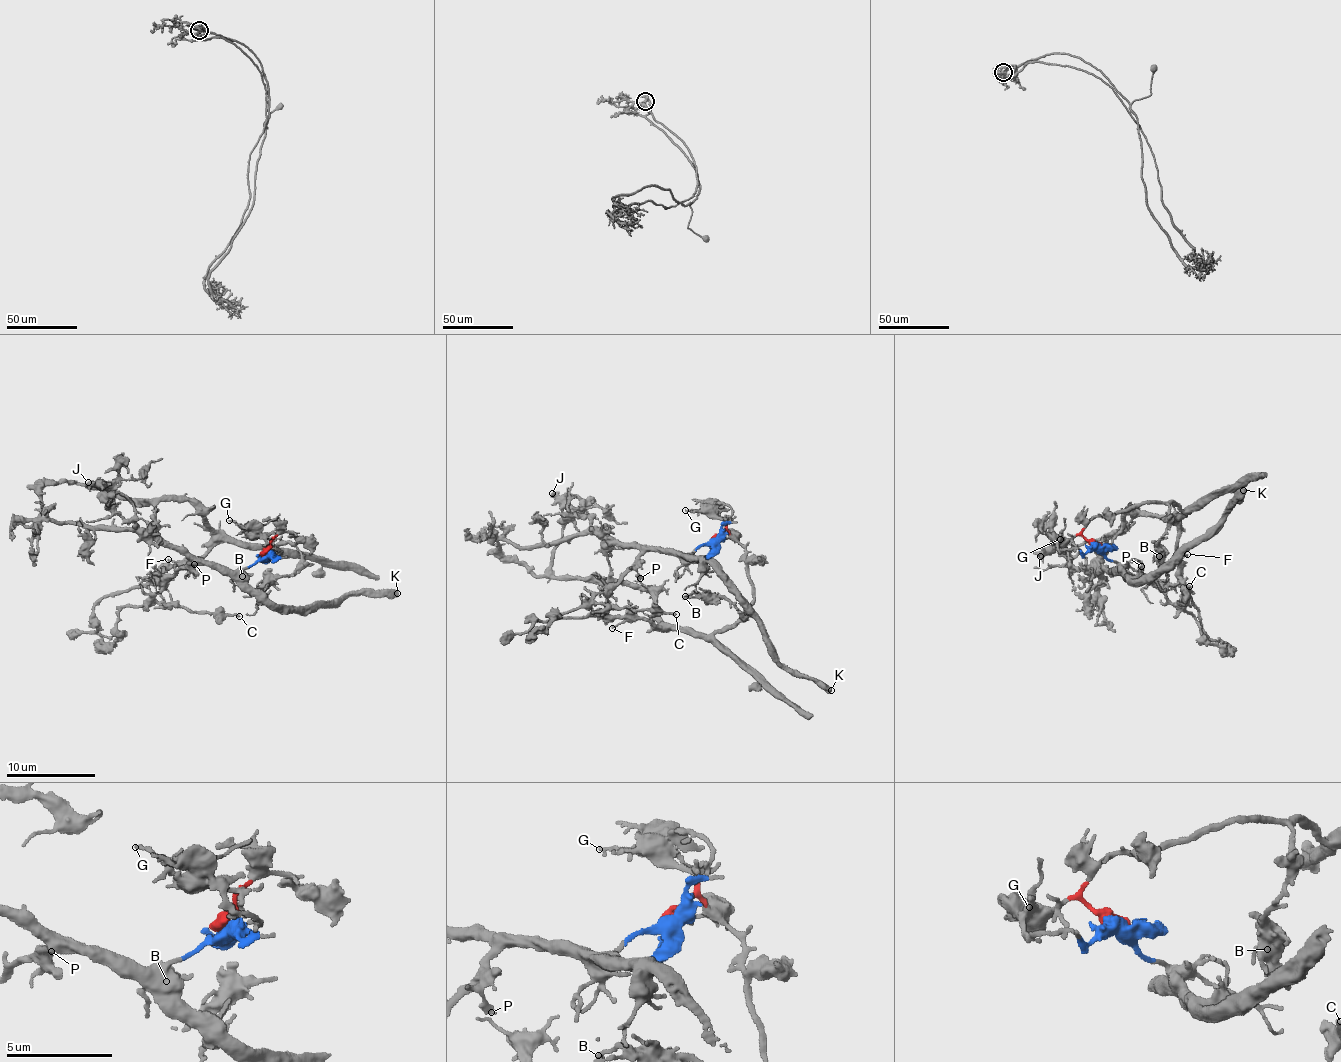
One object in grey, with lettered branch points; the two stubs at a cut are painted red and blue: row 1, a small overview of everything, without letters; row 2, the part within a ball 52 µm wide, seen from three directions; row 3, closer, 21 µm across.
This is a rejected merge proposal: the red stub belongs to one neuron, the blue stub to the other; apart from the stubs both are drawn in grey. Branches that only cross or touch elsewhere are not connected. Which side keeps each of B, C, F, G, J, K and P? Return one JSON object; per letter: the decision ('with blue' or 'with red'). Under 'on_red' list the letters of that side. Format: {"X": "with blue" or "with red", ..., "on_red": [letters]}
{"B": "with red", "C": "with blue", "F": "with red", "G": "with red", "J": "with blue", "K": "with blue", "P": "with blue", "on_red": ["B", "F", "G"]}

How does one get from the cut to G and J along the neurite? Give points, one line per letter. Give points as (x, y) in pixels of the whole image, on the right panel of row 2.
G: (1098, 545), (1074, 535), (1068, 544), (1059, 539)
J: (1098, 545), (1118, 565), (1118, 572), (1113, 570), (1114, 574), (1069, 563), (1068, 553), (1060, 548), (1039, 556)

